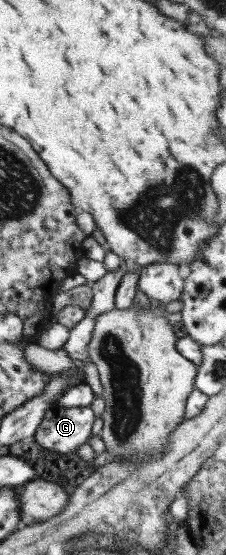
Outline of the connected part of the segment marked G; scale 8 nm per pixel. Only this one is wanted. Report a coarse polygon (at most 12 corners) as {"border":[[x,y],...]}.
{"border":[[90,406],[44,413],[32,436],[68,454],[92,438]]}

